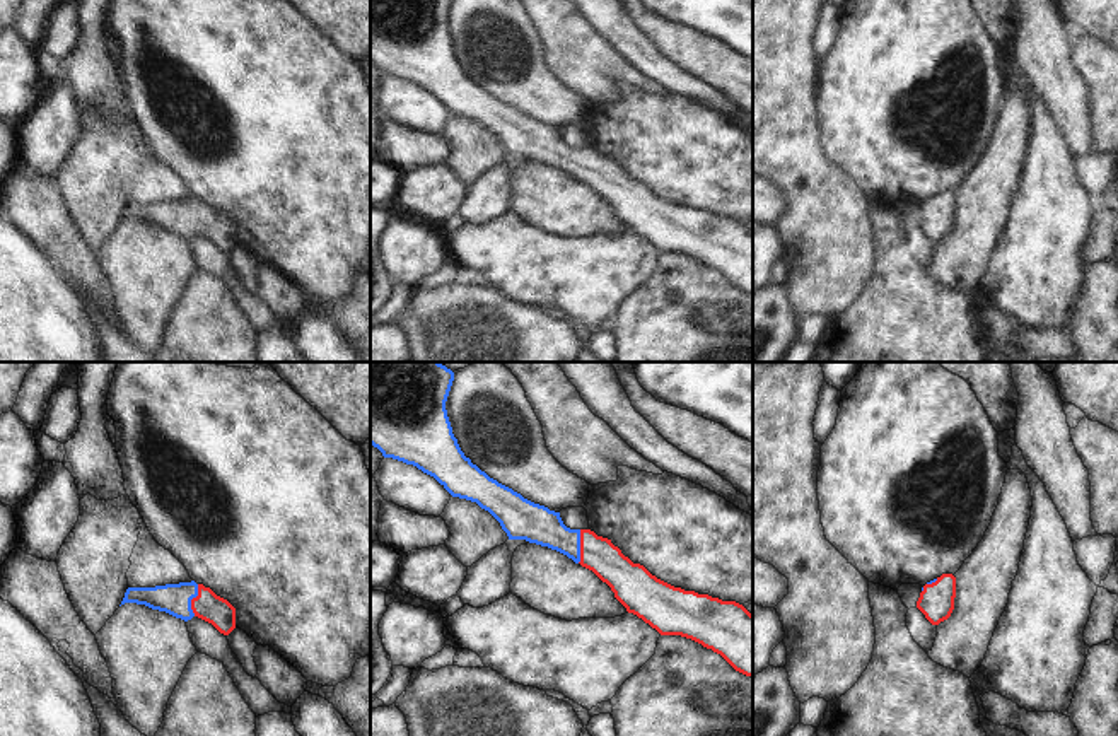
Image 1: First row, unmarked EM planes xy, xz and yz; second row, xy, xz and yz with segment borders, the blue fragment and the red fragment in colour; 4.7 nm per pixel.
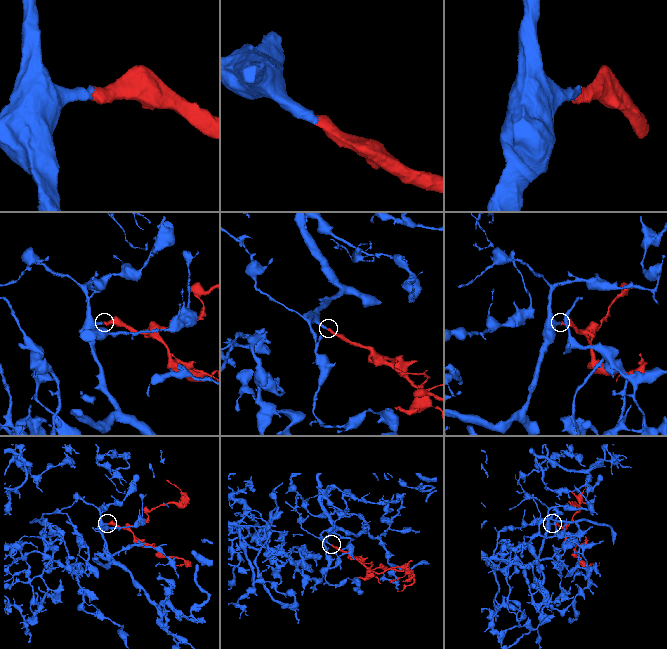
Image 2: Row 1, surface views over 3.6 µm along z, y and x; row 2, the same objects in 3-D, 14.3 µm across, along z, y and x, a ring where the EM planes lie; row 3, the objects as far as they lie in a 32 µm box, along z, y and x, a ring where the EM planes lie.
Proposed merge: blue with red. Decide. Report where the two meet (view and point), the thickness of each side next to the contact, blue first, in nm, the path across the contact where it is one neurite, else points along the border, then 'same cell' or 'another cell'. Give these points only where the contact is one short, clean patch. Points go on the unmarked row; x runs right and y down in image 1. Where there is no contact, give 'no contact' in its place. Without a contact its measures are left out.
xy (192, 216) | 140/140 nm | across xy (173, 216), (192, 216), (209, 224) | same cell

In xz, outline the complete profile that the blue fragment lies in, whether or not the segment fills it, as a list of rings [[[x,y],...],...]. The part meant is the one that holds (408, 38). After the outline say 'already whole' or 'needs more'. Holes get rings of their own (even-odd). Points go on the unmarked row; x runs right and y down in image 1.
[[[370,0],[370,61],[384,75],[413,82],[434,94],[452,114],[476,120],[488,128],[509,157],[526,157],[556,167],[592,188],[614,215],[661,253],[681,253],[720,272],[736,289],[753,295],[753,232],[736,219],[674,205],[643,183],[633,181],[611,157],[591,147],[570,147],[560,130],[524,116],[481,89],[461,68],[447,34],[445,19],[452,0]]] | needs more

